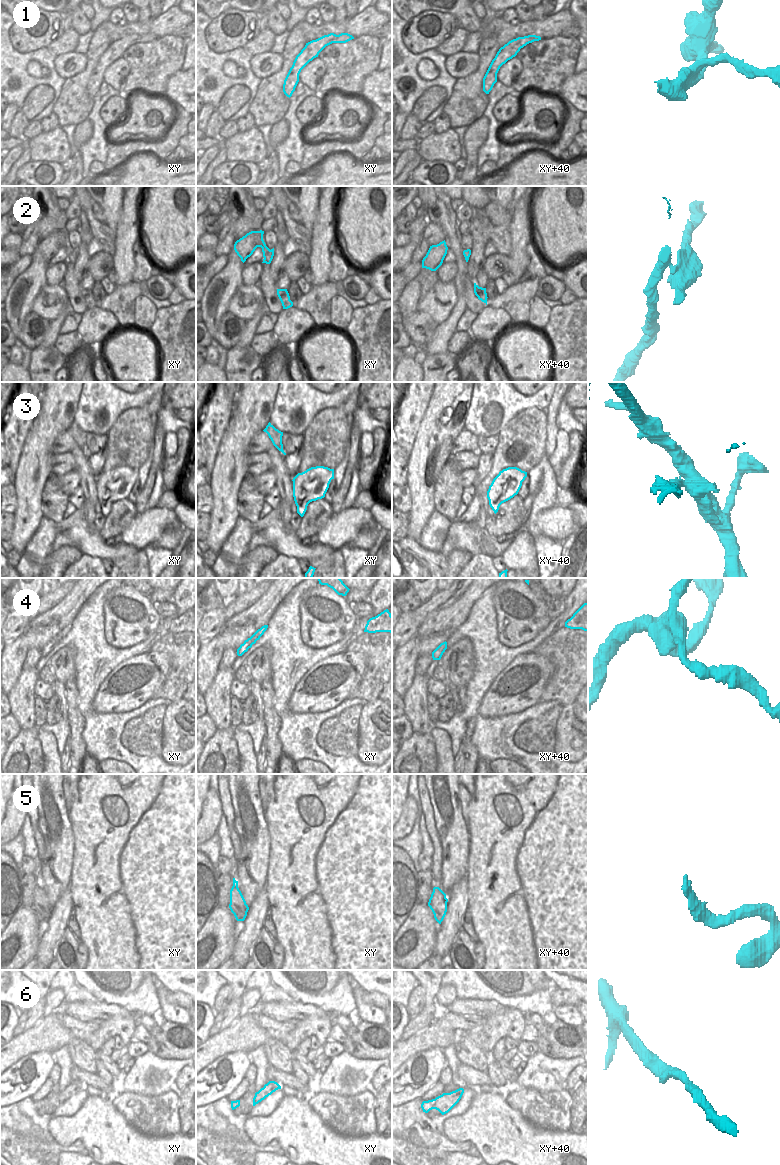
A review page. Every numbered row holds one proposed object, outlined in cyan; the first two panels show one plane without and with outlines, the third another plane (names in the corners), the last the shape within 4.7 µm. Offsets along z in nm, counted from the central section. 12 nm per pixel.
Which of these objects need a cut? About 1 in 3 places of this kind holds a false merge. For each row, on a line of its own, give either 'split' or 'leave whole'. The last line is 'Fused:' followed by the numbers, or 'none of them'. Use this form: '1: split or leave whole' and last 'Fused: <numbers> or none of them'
1: leave whole
2: split
3: split
4: leave whole
5: split
6: leave whole
Fused: 2, 3, 5

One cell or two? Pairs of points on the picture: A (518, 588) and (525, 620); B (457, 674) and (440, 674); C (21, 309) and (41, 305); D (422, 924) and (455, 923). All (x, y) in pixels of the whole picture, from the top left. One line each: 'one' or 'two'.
A: one
B: two
C: two
D: two

